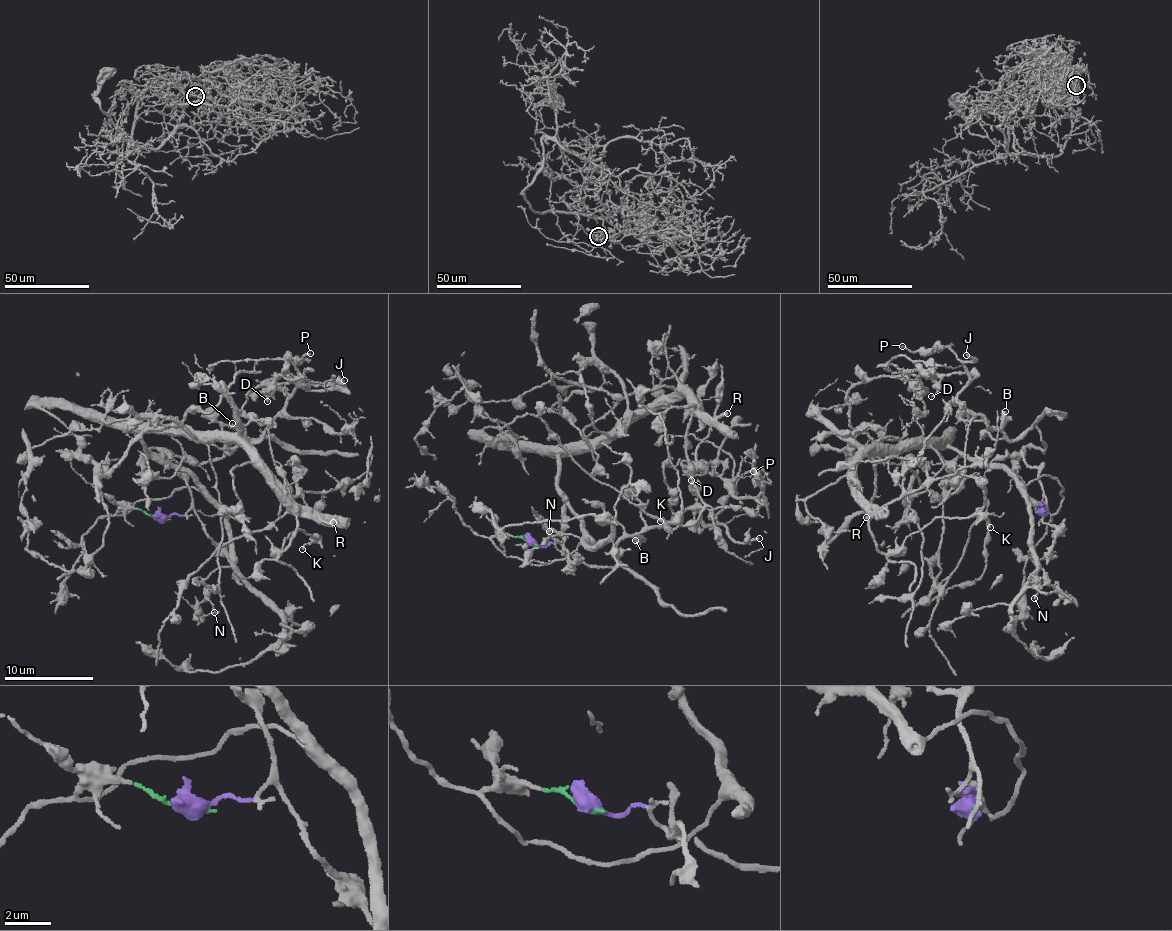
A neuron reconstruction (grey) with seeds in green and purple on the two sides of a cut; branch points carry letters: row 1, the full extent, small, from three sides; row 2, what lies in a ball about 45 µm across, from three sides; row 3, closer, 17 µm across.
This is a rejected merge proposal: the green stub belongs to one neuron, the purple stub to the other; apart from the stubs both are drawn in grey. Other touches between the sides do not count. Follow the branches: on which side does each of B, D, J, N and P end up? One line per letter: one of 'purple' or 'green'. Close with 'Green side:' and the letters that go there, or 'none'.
B: purple
D: purple
J: purple
N: green
P: purple
Green side: N

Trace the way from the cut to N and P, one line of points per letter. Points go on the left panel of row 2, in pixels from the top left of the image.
N: (161, 518), (137, 508), (118, 512), (192, 487), (222, 513), (230, 563), (211, 570), (203, 583), (214, 612)
P: (161, 518), (192, 504), (168, 451), (197, 463), (256, 442), (293, 394), (290, 360), (311, 354)

